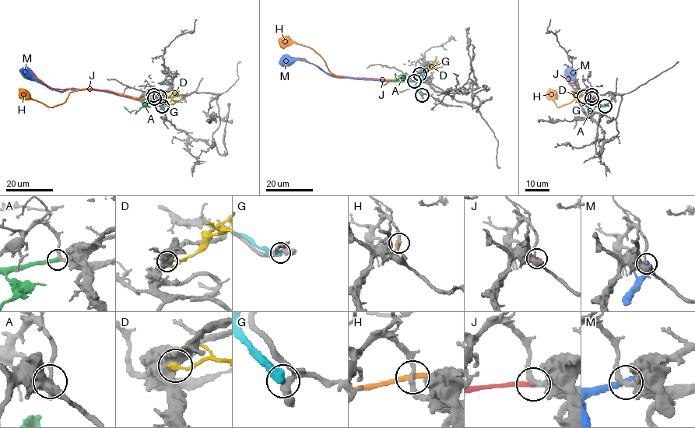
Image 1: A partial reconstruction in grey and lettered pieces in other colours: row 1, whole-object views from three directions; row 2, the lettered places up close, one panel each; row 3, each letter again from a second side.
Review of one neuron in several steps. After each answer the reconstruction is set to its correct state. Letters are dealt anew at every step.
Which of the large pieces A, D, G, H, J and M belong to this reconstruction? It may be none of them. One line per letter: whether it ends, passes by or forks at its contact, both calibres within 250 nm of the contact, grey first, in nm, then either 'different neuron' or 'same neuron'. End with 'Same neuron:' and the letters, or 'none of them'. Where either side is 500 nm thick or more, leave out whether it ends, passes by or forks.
A: it ends; calibres 240 and 320 nm; same neuron
D: it ends; calibres 460 and 260 nm; different neuron
G: calibres 320 and 500 nm; different neuron
H: it ends; calibres 240 and 380 nm; different neuron
J: it ends; calibres 280 and 260 nm; different neuron
M: it ends; calibres 320 and 320 nm; different neuron
Same neuron: A

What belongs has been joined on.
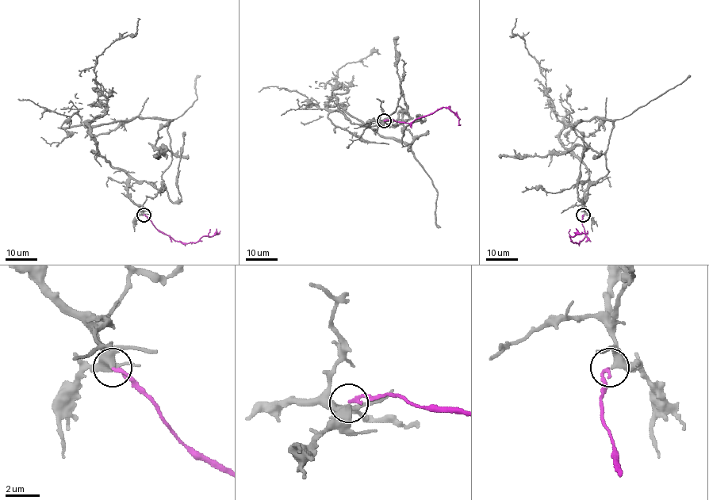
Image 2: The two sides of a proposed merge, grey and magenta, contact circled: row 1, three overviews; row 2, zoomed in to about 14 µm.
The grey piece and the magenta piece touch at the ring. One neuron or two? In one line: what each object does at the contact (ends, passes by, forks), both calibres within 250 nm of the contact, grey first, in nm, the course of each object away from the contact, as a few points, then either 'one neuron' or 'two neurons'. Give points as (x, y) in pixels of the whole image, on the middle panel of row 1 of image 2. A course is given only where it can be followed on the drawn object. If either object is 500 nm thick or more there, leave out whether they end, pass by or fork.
grey passes by | magenta ends | 400/220 nm | grey via (383, 121), (353, 124), (335, 97), (328, 102), (409, 150), (403, 131), (417, 116), (425, 118) | magenta via (383, 121), (393, 120), (411, 123), (447, 107), (460, 124) | one neuron

